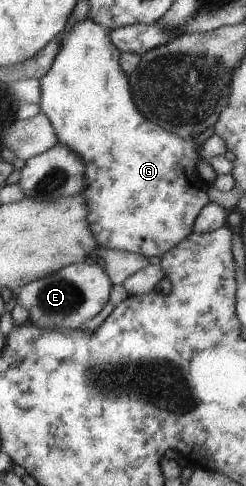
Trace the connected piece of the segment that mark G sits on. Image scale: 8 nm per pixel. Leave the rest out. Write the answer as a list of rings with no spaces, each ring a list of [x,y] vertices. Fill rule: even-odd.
[[[84,17],[82,20],[75,22],[74,25],[63,34],[59,51],[56,53],[55,59],[48,67],[48,72],[39,78],[40,98],[37,102],[40,107],[40,112],[45,114],[50,124],[53,126],[57,136],[57,142],[67,146],[73,150],[83,160],[84,169],[84,184],[80,194],[85,198],[87,213],[88,228],[92,231],[93,240],[96,241],[98,249],[122,249],[128,252],[133,252],[145,257],[158,256],[159,258],[168,252],[173,246],[176,246],[183,238],[186,238],[193,232],[193,222],[198,214],[198,211],[208,202],[206,195],[207,182],[198,177],[196,170],[196,160],[207,160],[216,155],[223,155],[227,150],[224,141],[218,135],[208,137],[198,148],[194,148],[196,137],[190,139],[180,138],[178,135],[162,130],[161,126],[146,120],[135,107],[133,103],[130,87],[128,86],[127,75],[122,72],[119,65],[119,50],[109,41],[110,29],[104,28],[100,23],[94,22],[90,17]]]

